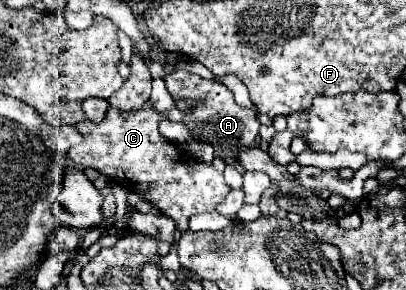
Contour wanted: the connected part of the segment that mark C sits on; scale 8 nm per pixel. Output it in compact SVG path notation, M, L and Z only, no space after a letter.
M147 101L145 107L135 113L123 113L121 109L109 107L101 123L83 121L75 125L83 135L83 143L71 147L67 157L81 167L97 169L109 181L147 199L159 207L161 215L171 217L179 231L187 231L189 217L213 211L231 187L225 183L223 173L213 165L193 161L179 149L167 149L169 141L159 133L159 121L163 119L163 113L155 113Z

